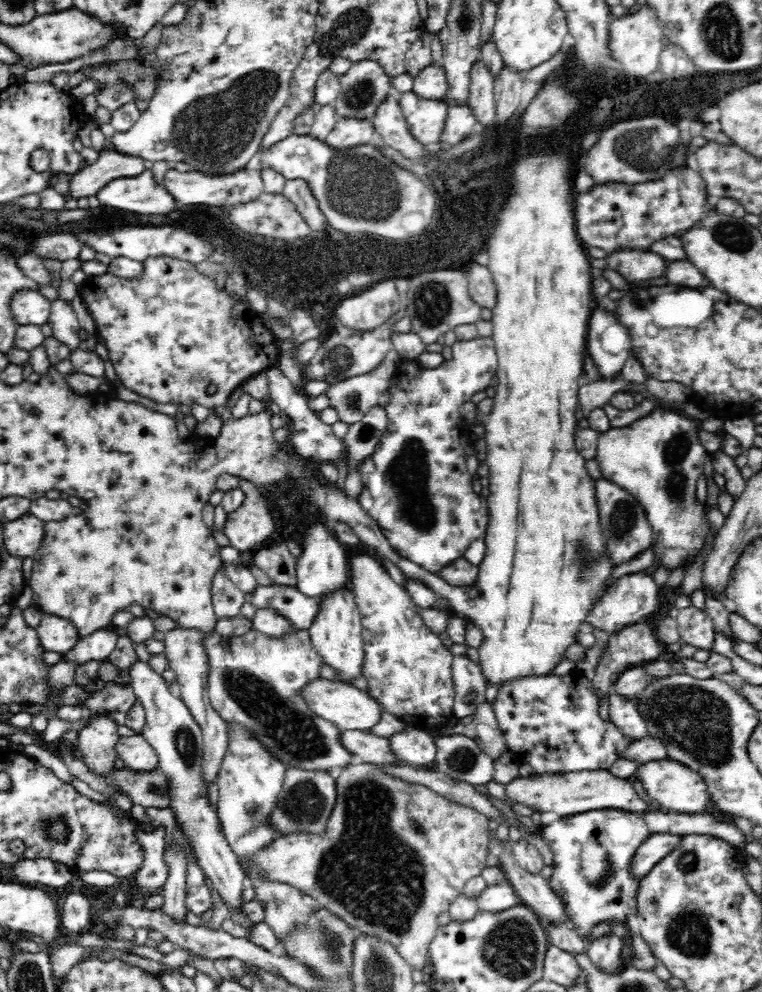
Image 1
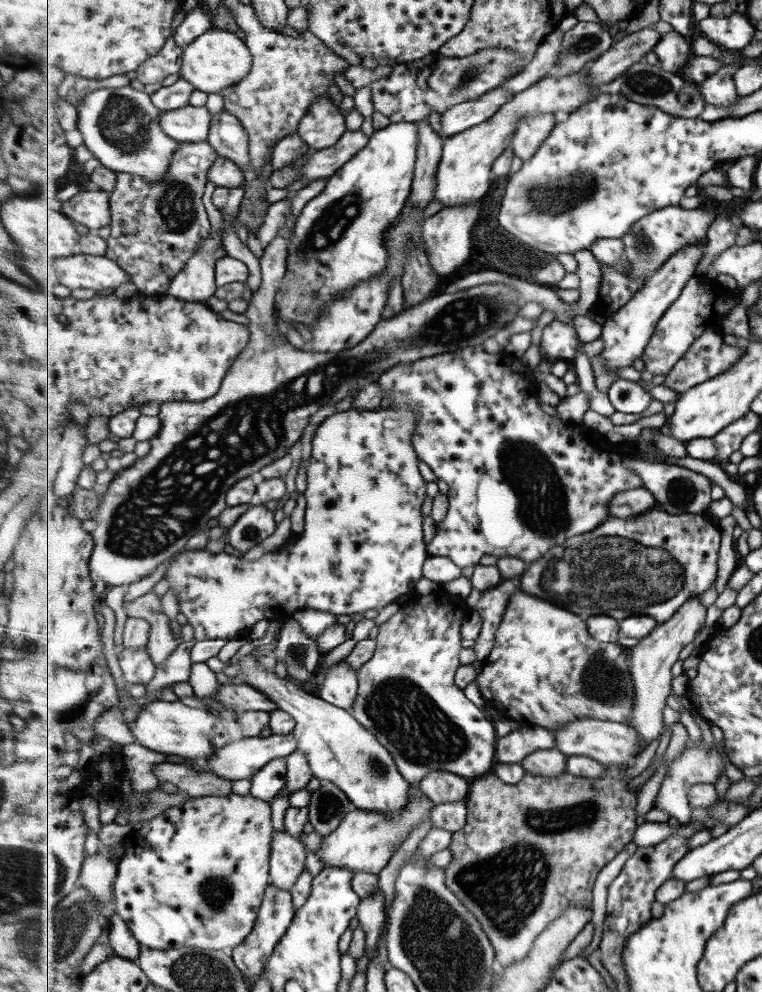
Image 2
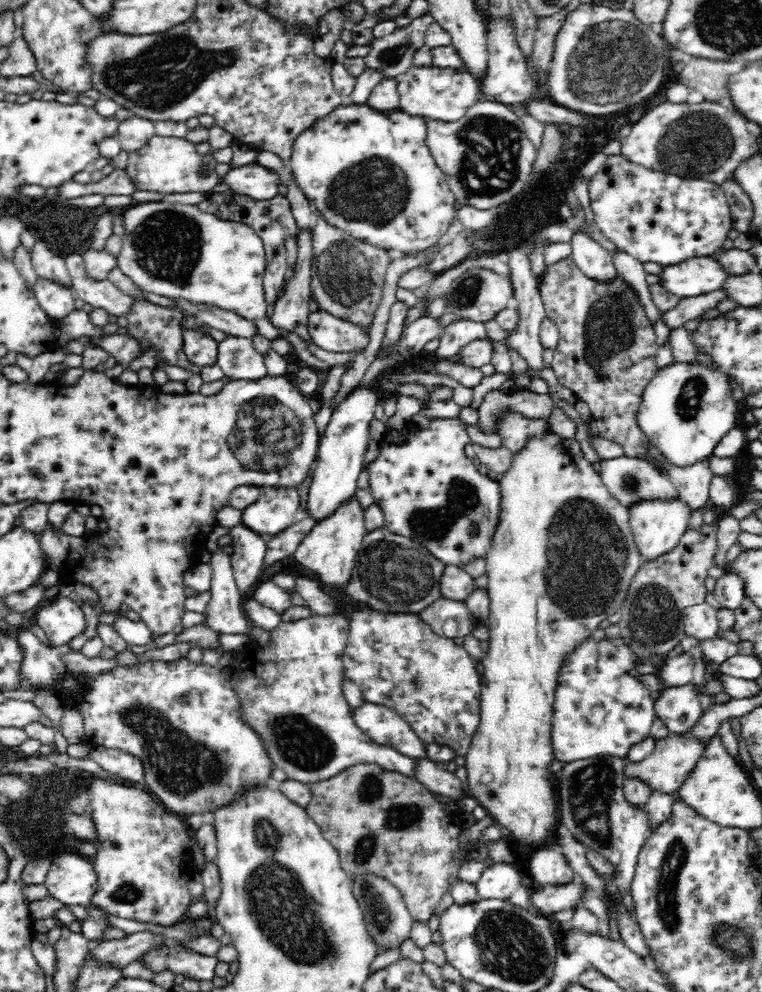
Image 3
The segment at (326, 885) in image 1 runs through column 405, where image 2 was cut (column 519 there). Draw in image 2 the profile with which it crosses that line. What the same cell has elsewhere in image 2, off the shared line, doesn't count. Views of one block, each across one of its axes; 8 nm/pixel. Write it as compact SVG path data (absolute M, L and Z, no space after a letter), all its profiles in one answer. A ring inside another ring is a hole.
M633 762L625 765L607 765L605 773L599 778L581 777L571 774L569 771L561 775L546 777L526 773L525 778L517 784L507 784L501 777L490 774L482 776L479 780L471 782L470 793L467 798L469 809L468 821L460 831L453 835L453 843L450 845L453 851L453 860L445 867L445 883L452 889L461 901L467 905L467 908L481 921L481 926L488 933L489 940L492 941L493 948L496 949L495 959L497 967L509 967L509 965L525 960L525 956L536 946L536 940L540 938L543 931L552 926L555 919L561 918L565 914L565 909L573 905L590 906L593 900L593 886L595 878L599 876L601 868L605 868L621 850L625 849L627 844L634 843L637 830L637 806L639 800L638 788L629 789L629 778L625 776L629 768L633 768Z

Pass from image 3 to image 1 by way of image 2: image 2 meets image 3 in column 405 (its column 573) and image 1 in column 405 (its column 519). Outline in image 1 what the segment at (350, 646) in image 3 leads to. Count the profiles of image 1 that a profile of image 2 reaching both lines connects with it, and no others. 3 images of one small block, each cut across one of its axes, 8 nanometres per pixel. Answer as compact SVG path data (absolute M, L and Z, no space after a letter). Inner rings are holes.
M362 547L353 551L349 568L349 589L364 629L366 692L382 710L410 727L430 733L453 723L455 690L451 664L454 655L443 643L443 636L436 635L424 625L419 608L409 593L390 578L371 551Z

